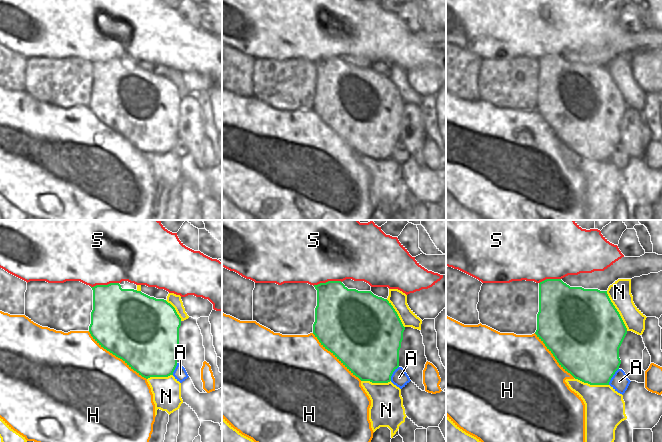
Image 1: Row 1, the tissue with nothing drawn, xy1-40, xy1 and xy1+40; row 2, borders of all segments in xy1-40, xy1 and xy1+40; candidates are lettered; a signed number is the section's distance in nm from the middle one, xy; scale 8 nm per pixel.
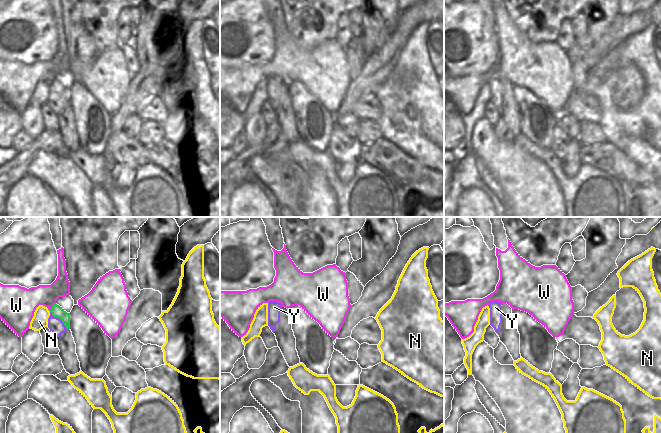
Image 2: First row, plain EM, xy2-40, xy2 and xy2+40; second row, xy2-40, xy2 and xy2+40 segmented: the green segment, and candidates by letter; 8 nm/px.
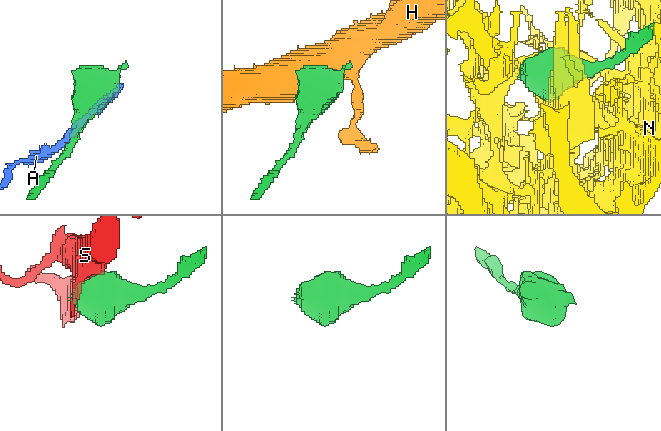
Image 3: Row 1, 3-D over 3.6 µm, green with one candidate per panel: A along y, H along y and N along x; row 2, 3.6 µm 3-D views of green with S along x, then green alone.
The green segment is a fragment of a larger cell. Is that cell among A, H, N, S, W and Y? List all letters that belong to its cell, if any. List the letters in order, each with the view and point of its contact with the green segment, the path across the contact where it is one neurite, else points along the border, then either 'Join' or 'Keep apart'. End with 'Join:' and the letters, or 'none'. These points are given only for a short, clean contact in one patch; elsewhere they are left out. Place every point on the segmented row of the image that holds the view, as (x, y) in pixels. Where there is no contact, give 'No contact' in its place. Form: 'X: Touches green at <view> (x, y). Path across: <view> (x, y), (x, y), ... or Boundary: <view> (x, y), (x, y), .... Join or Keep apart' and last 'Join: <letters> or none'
A: Touches green at xy1+40 (612, 376). Keep apart
H: Touches green at xy1-40 (117, 356). Keep apart
N: Touches green at xy1+40 (617, 311). Keep apart
S: Touches green at xy1-40 (104, 285). Boundary: xy1-40 (118, 282), (90, 286). Keep apart
W: Touches green at xy2-40 (52, 306). Boundary: xy2-40 (55, 302), (49, 310). Keep apart
Y: Touches green at xy2-40 (59, 318). Path across: xy2-40 (57, 311), (59, 318), (55, 324). Join
Join: Y

